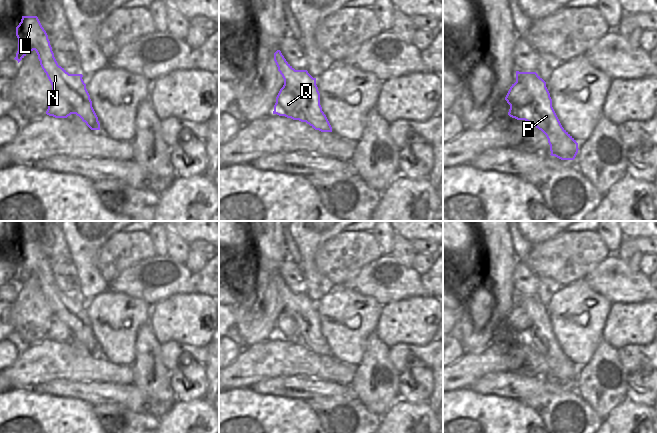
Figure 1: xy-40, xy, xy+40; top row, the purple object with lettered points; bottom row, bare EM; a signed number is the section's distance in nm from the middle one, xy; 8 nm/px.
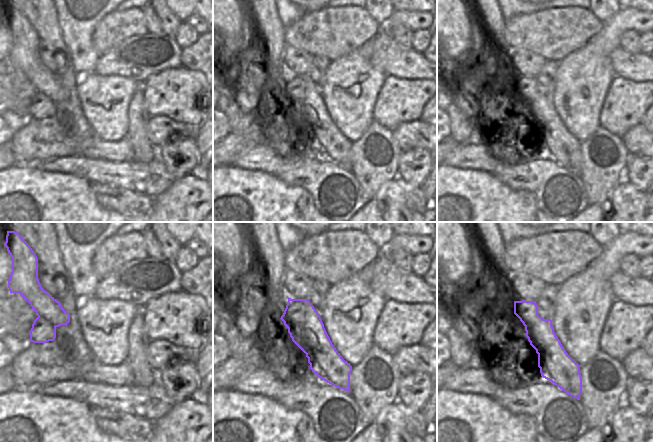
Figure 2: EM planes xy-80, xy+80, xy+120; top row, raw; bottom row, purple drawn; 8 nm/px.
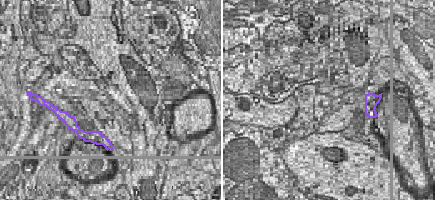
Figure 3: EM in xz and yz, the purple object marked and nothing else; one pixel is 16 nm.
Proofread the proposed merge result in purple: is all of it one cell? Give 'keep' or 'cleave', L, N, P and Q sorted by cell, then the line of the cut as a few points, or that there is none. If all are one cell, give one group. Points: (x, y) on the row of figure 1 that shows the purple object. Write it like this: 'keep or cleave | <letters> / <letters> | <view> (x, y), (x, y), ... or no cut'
cleave | L N P / Q | xy+40 (516, 81), (523, 81), (531, 95), (522, 109), (523, 119)

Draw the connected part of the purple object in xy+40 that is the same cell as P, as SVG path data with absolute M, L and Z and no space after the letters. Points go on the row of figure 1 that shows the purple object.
M516 71L516 82L525 82L532 95L530 103L522 111L524 120L533 124L547 137L551 156L561 160L574 160L578 143L562 127L553 107L546 82L536 72Z

